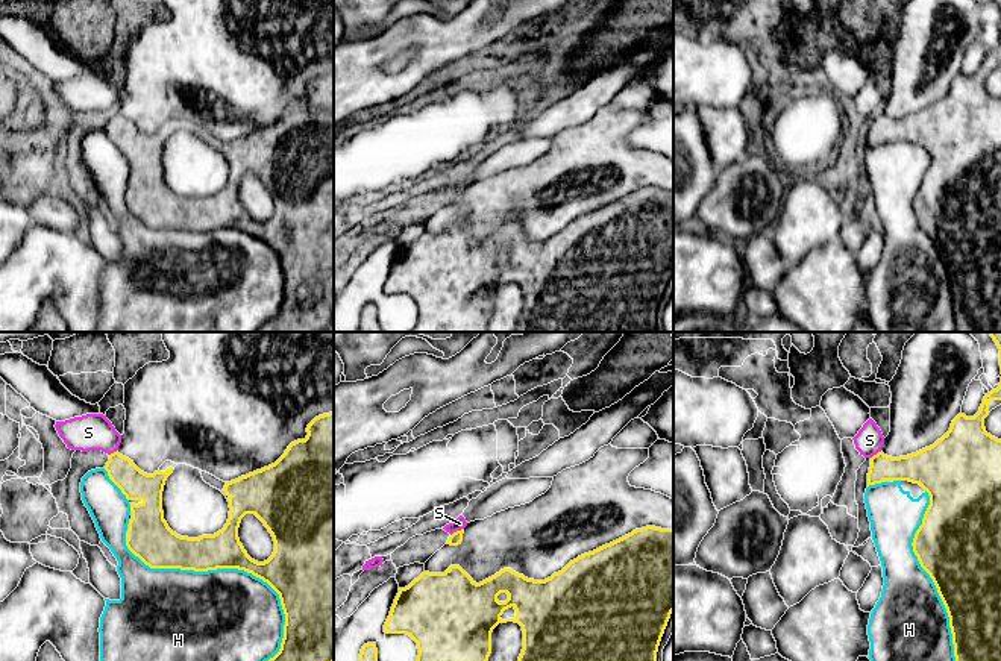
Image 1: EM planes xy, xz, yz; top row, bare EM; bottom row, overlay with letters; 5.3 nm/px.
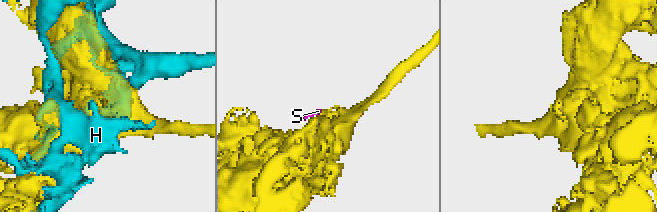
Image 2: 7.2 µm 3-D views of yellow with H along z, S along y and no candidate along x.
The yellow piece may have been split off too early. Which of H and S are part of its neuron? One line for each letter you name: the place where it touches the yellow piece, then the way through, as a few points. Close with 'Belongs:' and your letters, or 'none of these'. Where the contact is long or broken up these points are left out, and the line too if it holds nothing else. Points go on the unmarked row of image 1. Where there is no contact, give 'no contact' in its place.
Belongs: none of these

